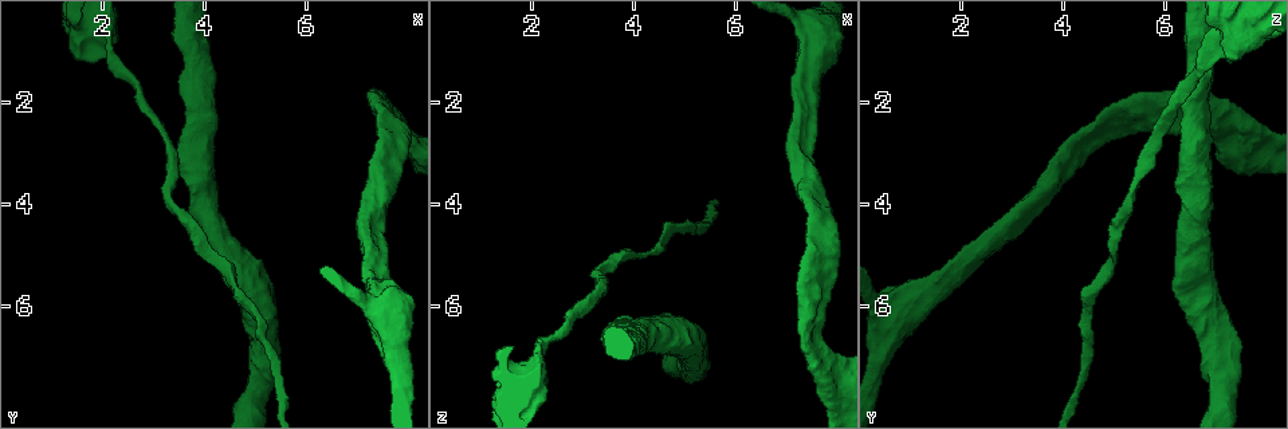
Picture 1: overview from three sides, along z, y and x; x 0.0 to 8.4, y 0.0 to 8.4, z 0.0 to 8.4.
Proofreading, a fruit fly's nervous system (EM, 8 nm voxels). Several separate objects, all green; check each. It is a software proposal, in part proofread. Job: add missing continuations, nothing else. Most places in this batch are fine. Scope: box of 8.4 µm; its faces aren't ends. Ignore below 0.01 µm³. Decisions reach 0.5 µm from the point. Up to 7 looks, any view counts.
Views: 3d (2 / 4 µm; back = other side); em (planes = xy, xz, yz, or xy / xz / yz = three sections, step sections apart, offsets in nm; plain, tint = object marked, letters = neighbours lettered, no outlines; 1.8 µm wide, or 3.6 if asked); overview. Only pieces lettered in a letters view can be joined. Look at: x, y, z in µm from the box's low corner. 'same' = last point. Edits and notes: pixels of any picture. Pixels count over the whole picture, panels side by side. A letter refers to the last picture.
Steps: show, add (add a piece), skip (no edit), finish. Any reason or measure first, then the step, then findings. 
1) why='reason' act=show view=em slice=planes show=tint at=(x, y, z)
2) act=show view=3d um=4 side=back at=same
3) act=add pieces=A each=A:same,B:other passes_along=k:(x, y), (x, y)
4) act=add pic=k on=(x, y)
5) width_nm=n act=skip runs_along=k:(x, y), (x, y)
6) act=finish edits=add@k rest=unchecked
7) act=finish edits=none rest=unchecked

why='free end' act=show view=3d um=4 at=(1.55, 1.20, 7.30)

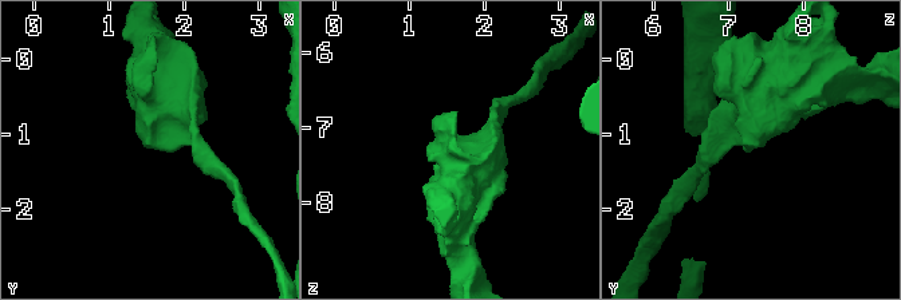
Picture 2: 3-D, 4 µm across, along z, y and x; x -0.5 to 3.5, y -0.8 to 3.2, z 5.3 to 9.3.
act=show view=em um=3.6 slice=planes show=tint at=(1.55, 1.20, 7.25)

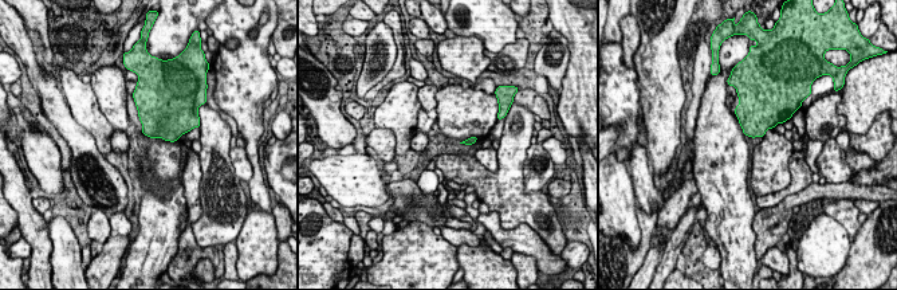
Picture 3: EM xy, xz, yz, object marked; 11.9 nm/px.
act=show view=em um=3.6 slice=planes show=letters at=same

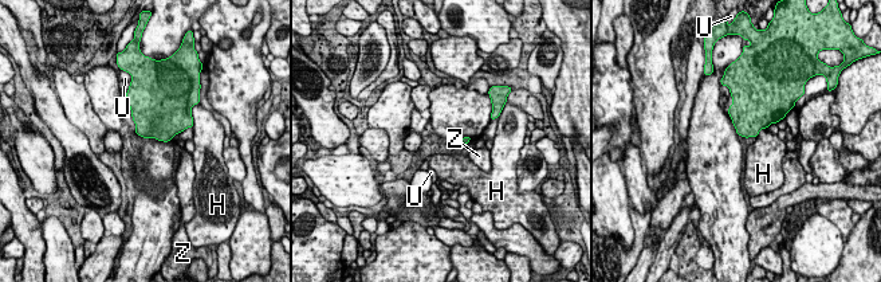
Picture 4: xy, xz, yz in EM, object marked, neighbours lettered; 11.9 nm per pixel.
act=skip each=H:other,U:other,Z:other border=4:(765, 128), (756, 137) found='no lettered piece goes on from it'

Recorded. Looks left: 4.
why='arms part here' act=show view=em slice=xy step=4 show=letters at=(7.50, 2.10, 6.90)

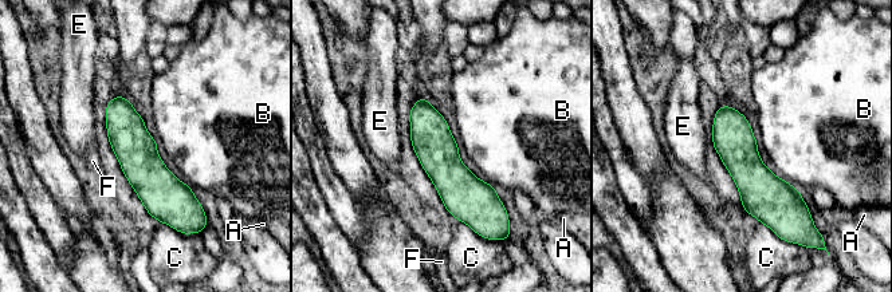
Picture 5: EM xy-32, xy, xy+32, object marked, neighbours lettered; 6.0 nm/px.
width_nm=240 act=skip each=A:other,B:other,C:other,E:other,F:other border=5:(784, 178), (800, 192) found='none of them fits'

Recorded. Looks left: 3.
why='closes a loop' act=show view=em slice=planes show=plain at=(7.90, 2.60, 4.90)

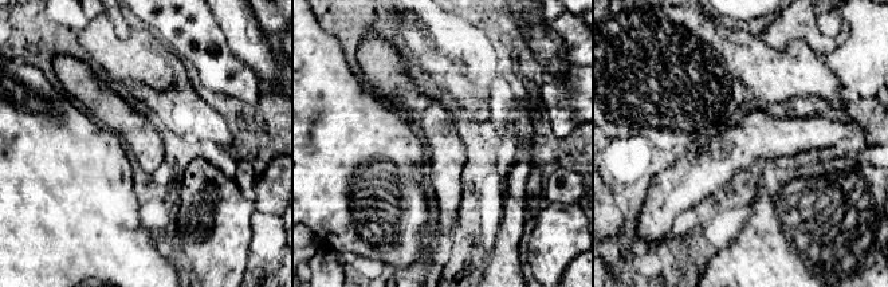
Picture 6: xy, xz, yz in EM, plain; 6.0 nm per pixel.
why='what lies round it' act=show view=em slice=planes show=letters at=same

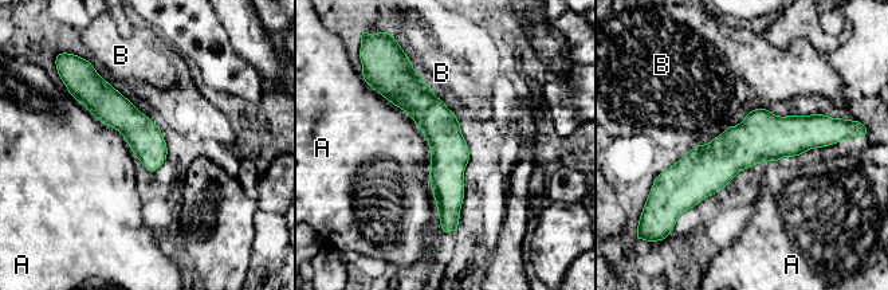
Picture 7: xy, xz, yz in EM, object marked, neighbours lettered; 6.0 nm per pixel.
width_nm=220 act=skip each=A:other,B:other border=7:(397, 106), (427, 141), (439, 215) found='no lettered piece goes on from it'

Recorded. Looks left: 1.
act=finish edits=none rest=unchecked

